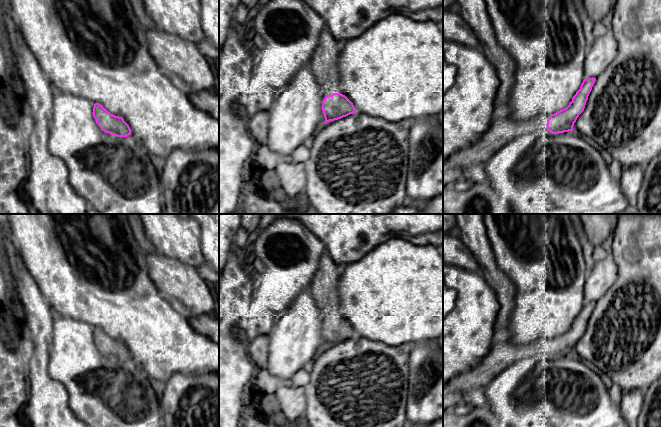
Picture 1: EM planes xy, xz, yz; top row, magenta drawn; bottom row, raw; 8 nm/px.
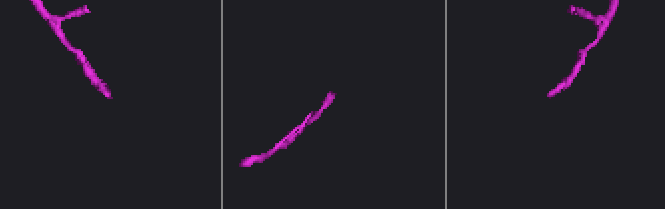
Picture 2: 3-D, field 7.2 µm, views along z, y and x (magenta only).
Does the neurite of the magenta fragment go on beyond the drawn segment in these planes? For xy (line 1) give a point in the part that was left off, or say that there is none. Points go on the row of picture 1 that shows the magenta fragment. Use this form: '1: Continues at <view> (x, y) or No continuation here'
1: No continuation here

